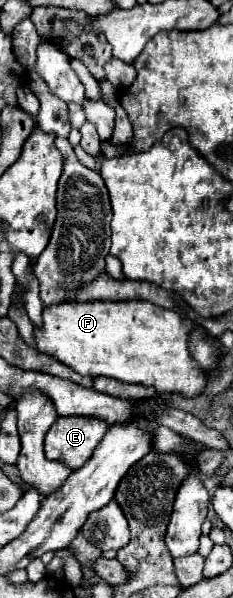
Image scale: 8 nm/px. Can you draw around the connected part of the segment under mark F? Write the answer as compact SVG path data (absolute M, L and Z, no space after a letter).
M88 301L88 303L54 303L42 309L42 325L34 327L34 339L40 353L54 357L56 361L68 365L80 375L104 375L124 383L152 385L160 395L180 393L184 397L194 397L204 391L208 383L206 371L196 365L188 353L188 333L192 323L182 319L176 311L164 309L148 301Z

